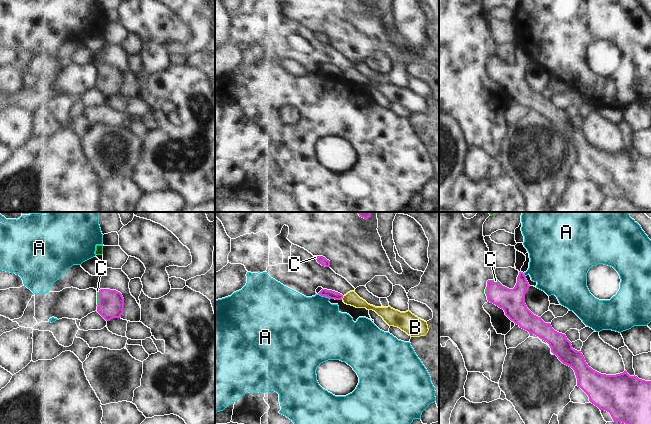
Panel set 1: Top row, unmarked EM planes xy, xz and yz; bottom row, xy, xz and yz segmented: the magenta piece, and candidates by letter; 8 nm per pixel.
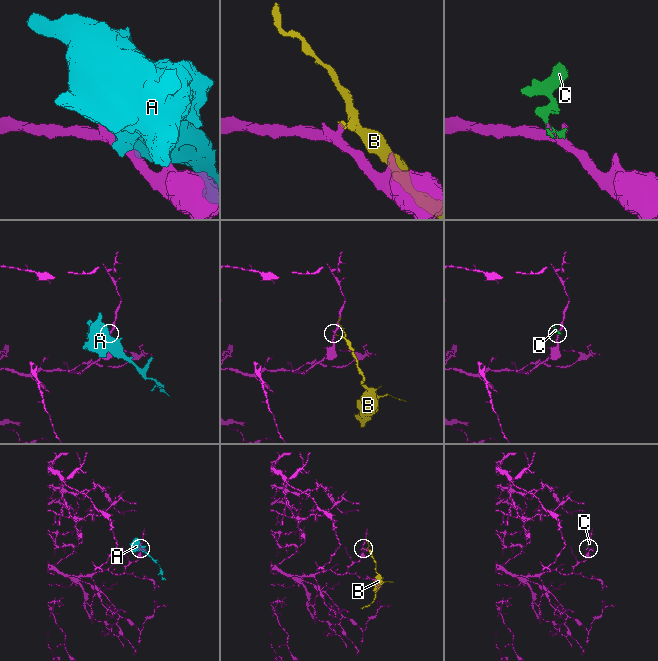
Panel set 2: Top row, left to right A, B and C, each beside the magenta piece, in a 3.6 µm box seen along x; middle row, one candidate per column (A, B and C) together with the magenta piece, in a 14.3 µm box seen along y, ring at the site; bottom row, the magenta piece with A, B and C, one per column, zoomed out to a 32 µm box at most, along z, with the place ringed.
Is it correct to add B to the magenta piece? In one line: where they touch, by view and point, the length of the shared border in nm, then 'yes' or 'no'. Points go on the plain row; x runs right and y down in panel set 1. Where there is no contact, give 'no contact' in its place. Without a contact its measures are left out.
meets magenta in xz at (342, 73); contact 40 nm long; no

